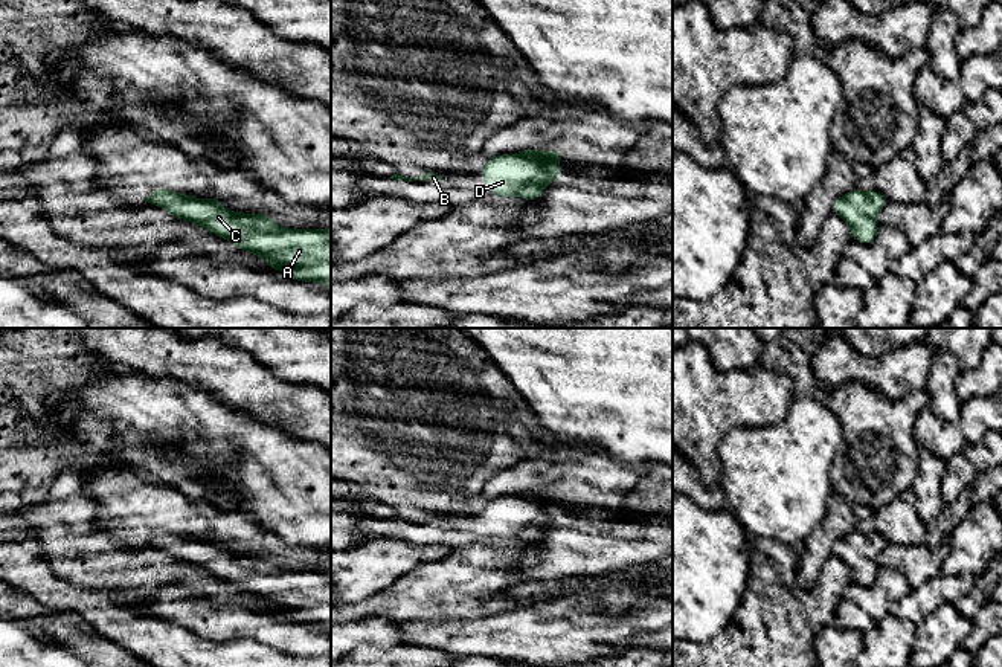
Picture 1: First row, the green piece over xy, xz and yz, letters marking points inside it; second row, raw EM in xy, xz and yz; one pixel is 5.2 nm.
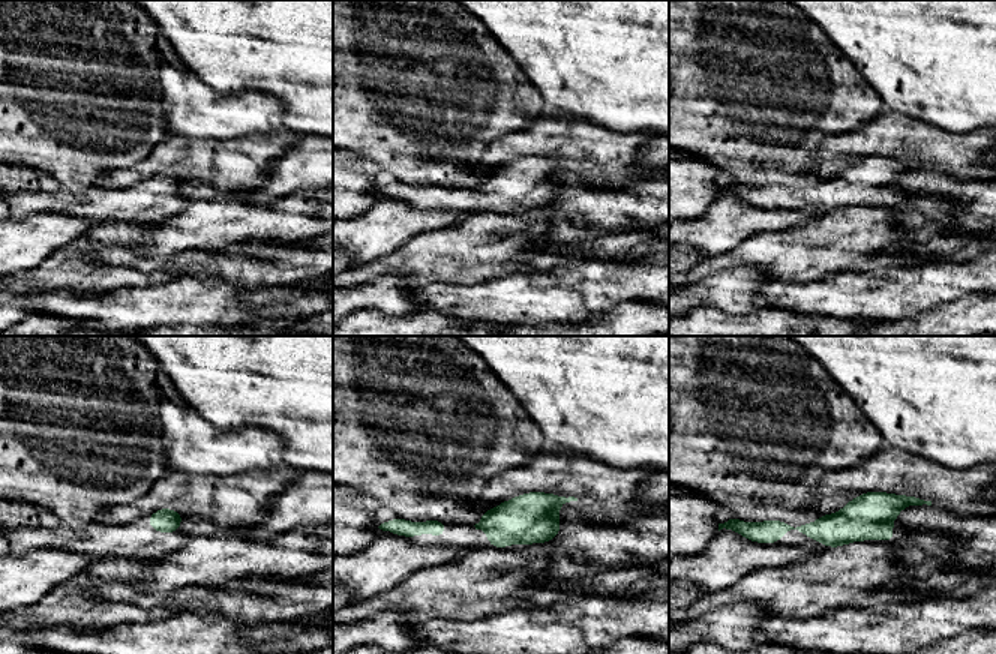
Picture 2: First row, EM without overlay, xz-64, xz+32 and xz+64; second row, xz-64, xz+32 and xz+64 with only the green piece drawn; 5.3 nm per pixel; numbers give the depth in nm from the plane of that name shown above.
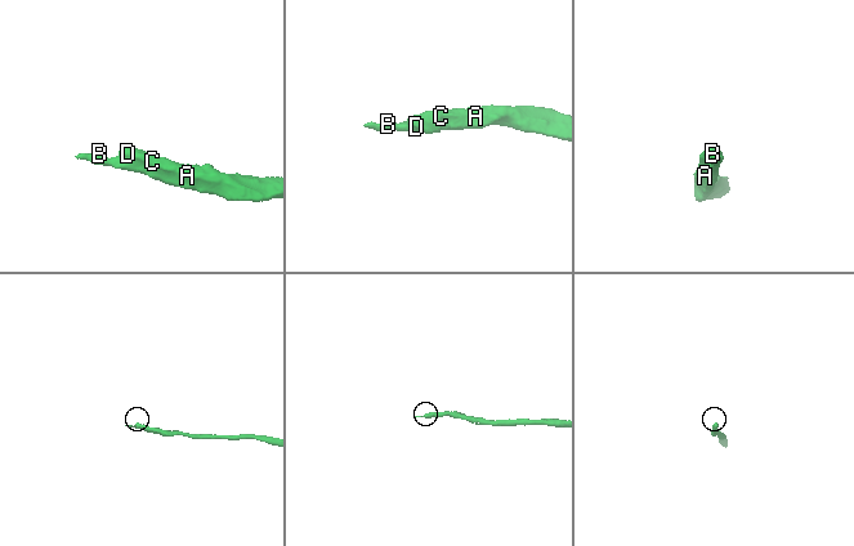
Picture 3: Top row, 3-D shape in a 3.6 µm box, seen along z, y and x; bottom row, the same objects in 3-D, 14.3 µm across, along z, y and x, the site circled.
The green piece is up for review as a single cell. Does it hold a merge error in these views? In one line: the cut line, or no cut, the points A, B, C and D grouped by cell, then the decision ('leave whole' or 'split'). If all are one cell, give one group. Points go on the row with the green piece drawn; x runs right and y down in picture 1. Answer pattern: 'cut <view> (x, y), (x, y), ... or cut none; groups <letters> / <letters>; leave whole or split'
cut none; groups A B C D; leave whole

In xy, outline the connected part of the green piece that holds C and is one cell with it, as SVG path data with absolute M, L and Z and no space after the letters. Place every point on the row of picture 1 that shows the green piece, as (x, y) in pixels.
M159 188L145 201L166 209L174 218L203 226L239 250L258 255L279 273L290 272L291 279L320 282L331 290L331 229L285 229L264 214L224 209L220 194L194 198Z

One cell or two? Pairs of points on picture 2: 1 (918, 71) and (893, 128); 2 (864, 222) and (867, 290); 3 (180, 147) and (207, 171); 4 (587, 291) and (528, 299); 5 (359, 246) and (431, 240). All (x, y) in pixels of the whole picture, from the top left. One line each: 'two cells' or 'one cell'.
1: two cells
2: two cells
3: one cell
4: one cell
5: two cells

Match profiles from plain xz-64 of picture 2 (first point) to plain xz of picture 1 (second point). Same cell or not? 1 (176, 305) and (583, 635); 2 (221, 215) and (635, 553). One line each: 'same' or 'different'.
1: same
2: same

